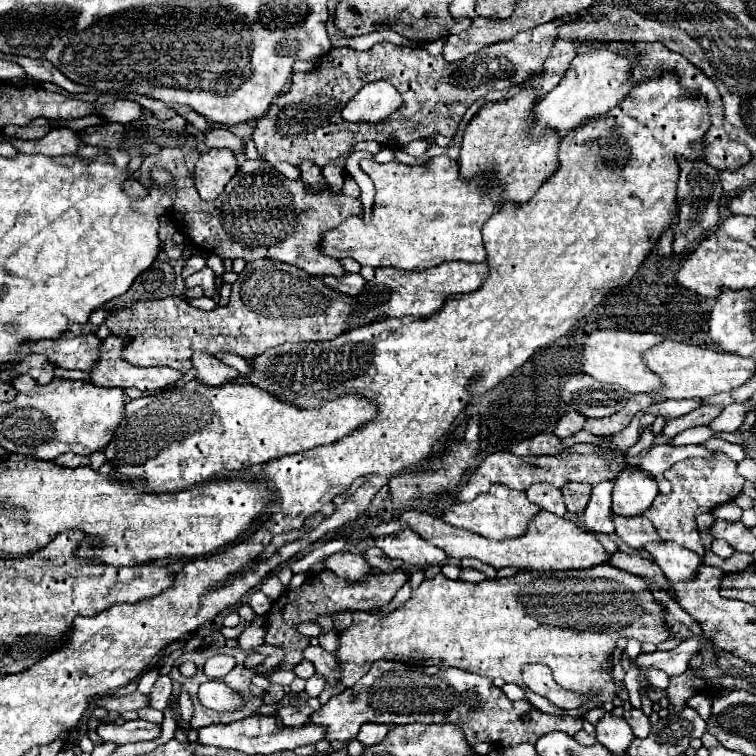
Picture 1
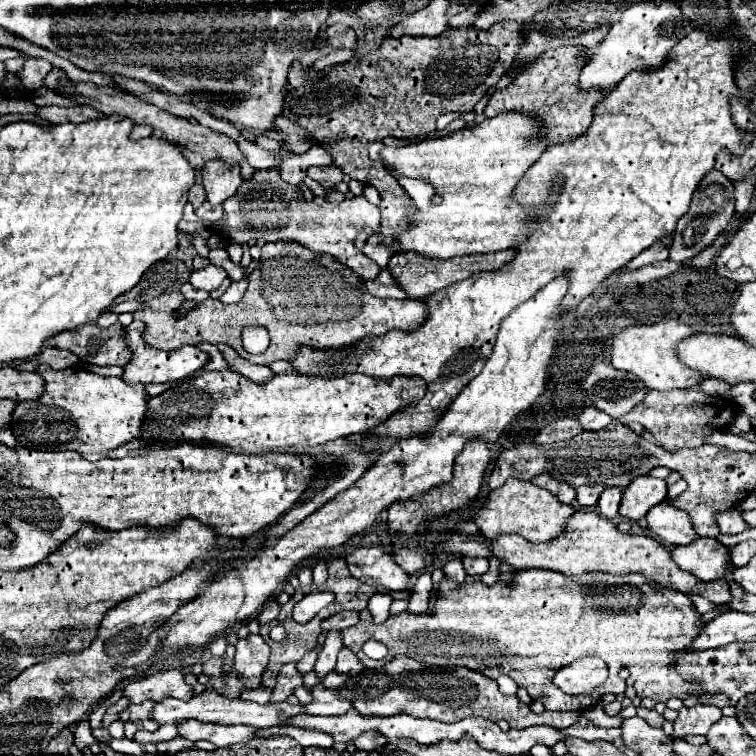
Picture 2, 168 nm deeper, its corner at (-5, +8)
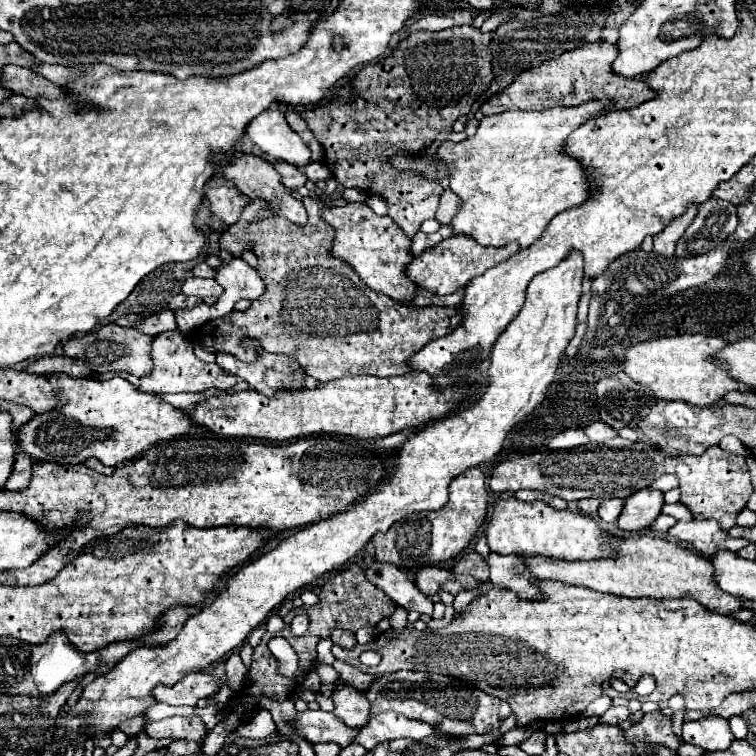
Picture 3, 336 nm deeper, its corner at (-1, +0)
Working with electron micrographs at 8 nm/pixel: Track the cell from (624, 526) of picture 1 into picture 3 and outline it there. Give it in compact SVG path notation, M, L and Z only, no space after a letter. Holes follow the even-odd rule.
M716 519L710 521L678 521L668 535L676 541L688 543L688 547L696 549L698 553L704 553L706 557L716 555L718 551L740 551L750 541L748 539L736 539L728 531L720 527Z

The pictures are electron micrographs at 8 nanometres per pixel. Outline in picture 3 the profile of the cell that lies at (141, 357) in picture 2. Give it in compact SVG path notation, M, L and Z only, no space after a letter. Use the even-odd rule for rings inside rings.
M166 331L160 333L152 343L152 359L154 359L154 371L150 375L140 379L140 391L146 393L202 393L206 389L220 389L220 391L232 391L232 387L238 383L236 375L226 373L216 363L204 363L200 361L192 351L192 341L188 335L180 331Z

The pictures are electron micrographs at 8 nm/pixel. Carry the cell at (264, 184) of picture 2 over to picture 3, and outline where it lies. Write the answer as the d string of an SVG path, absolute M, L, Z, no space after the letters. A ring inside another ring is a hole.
M348 203L342 207L330 207L328 223L336 231L332 253L350 263L370 289L400 303L410 303L416 299L418 287L406 277L406 267L414 259L410 253L412 241L410 237L402 235L402 229L390 217L376 215L366 203Z

